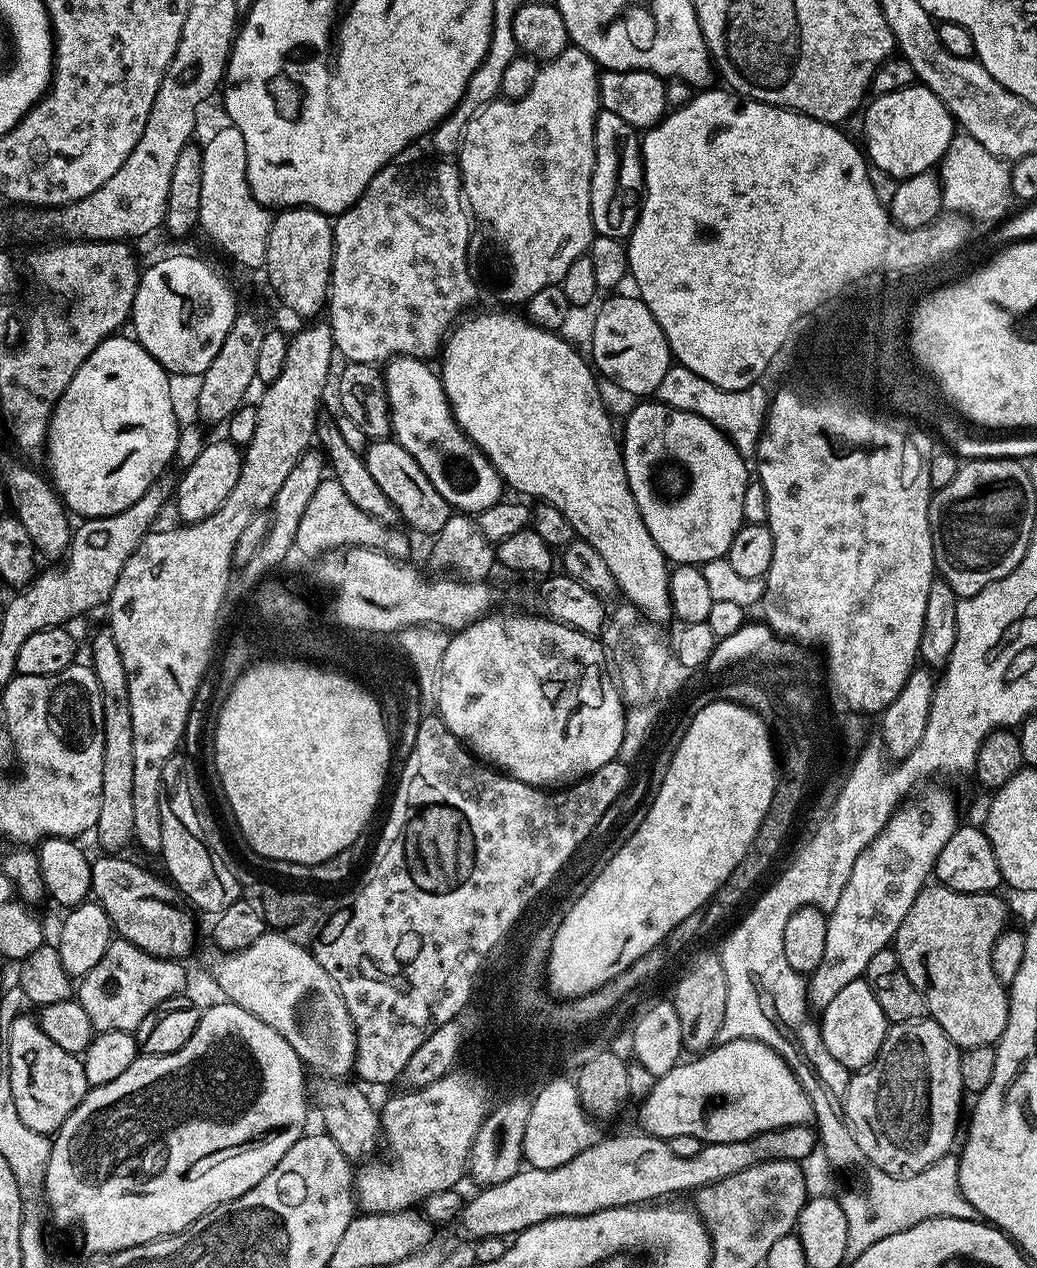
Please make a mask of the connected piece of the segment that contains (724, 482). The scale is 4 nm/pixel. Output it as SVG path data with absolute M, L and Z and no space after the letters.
M659 402L637 404L640 405L624 420L622 451L626 478L630 482L634 502L638 502L642 522L646 522L646 530L650 530L650 538L658 542L662 554L673 565L702 566L711 560L727 557L734 534L738 534L745 523L743 499L750 481L749 465L728 437L706 418L694 413L671 411Z

